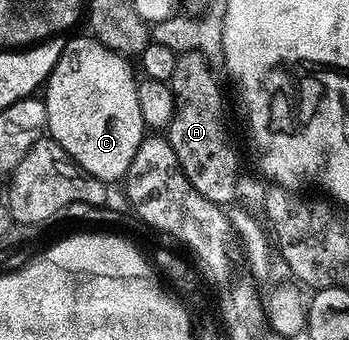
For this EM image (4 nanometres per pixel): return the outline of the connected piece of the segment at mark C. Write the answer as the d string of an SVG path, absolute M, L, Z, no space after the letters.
M71 35L66 41L59 61L44 83L46 101L45 131L49 139L55 140L82 171L103 182L121 181L132 162L132 154L140 146L144 125L140 118L140 101L136 99L138 80L130 69L131 62L125 55L113 52L93 35Z

